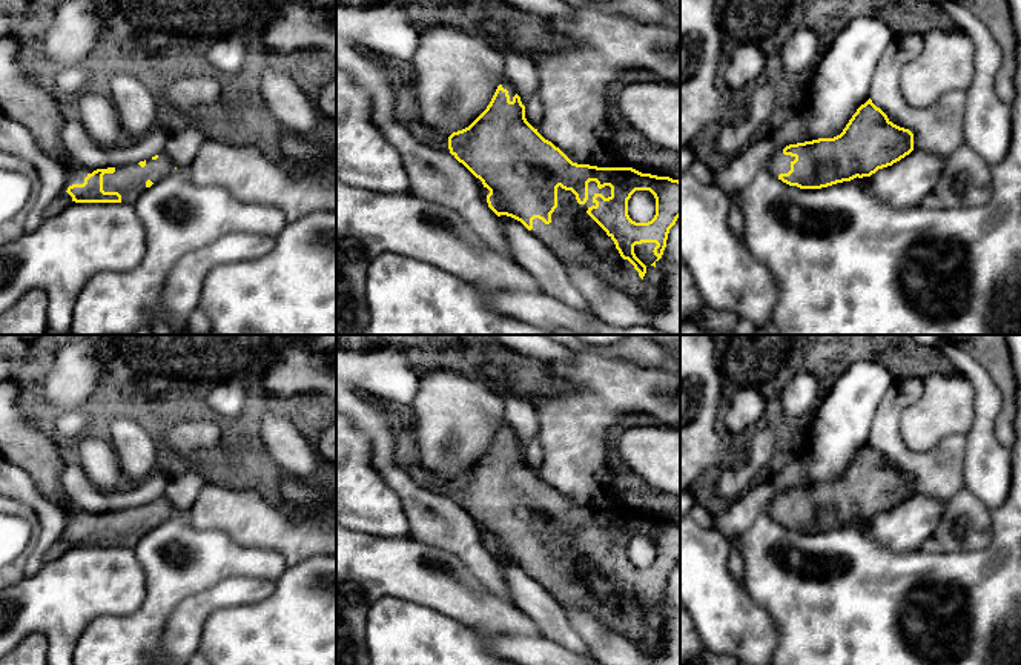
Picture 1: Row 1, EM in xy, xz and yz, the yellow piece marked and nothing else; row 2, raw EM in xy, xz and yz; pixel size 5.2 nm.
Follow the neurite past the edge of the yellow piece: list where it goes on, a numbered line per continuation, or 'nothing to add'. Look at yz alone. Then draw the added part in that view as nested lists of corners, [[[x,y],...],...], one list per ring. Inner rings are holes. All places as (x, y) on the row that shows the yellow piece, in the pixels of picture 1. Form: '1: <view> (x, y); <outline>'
1: yz (780, 163); [[[778,151],[772,155],[772,158],[766,163],[766,170],[769,170],[774,177],[780,174],[788,174],[791,170],[791,163],[795,157],[785,155],[783,151]]]

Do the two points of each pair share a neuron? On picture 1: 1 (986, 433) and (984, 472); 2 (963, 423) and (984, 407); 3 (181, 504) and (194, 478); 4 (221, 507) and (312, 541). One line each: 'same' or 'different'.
1: same
2: different
3: same
4: same

